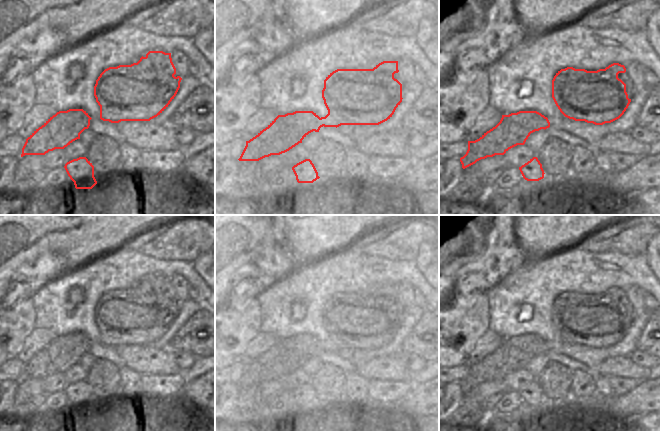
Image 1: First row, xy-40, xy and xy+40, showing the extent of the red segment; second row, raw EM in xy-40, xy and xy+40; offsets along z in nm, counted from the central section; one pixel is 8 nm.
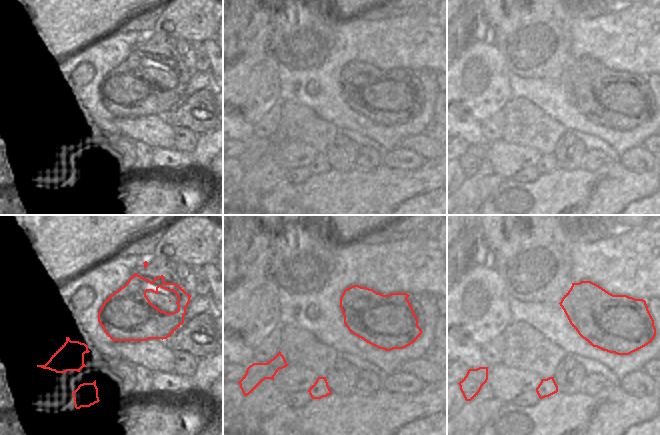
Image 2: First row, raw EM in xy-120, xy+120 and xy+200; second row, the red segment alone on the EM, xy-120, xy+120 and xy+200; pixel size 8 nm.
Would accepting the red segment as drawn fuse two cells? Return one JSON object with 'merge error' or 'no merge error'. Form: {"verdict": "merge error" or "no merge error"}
{"verdict": "merge error"}

